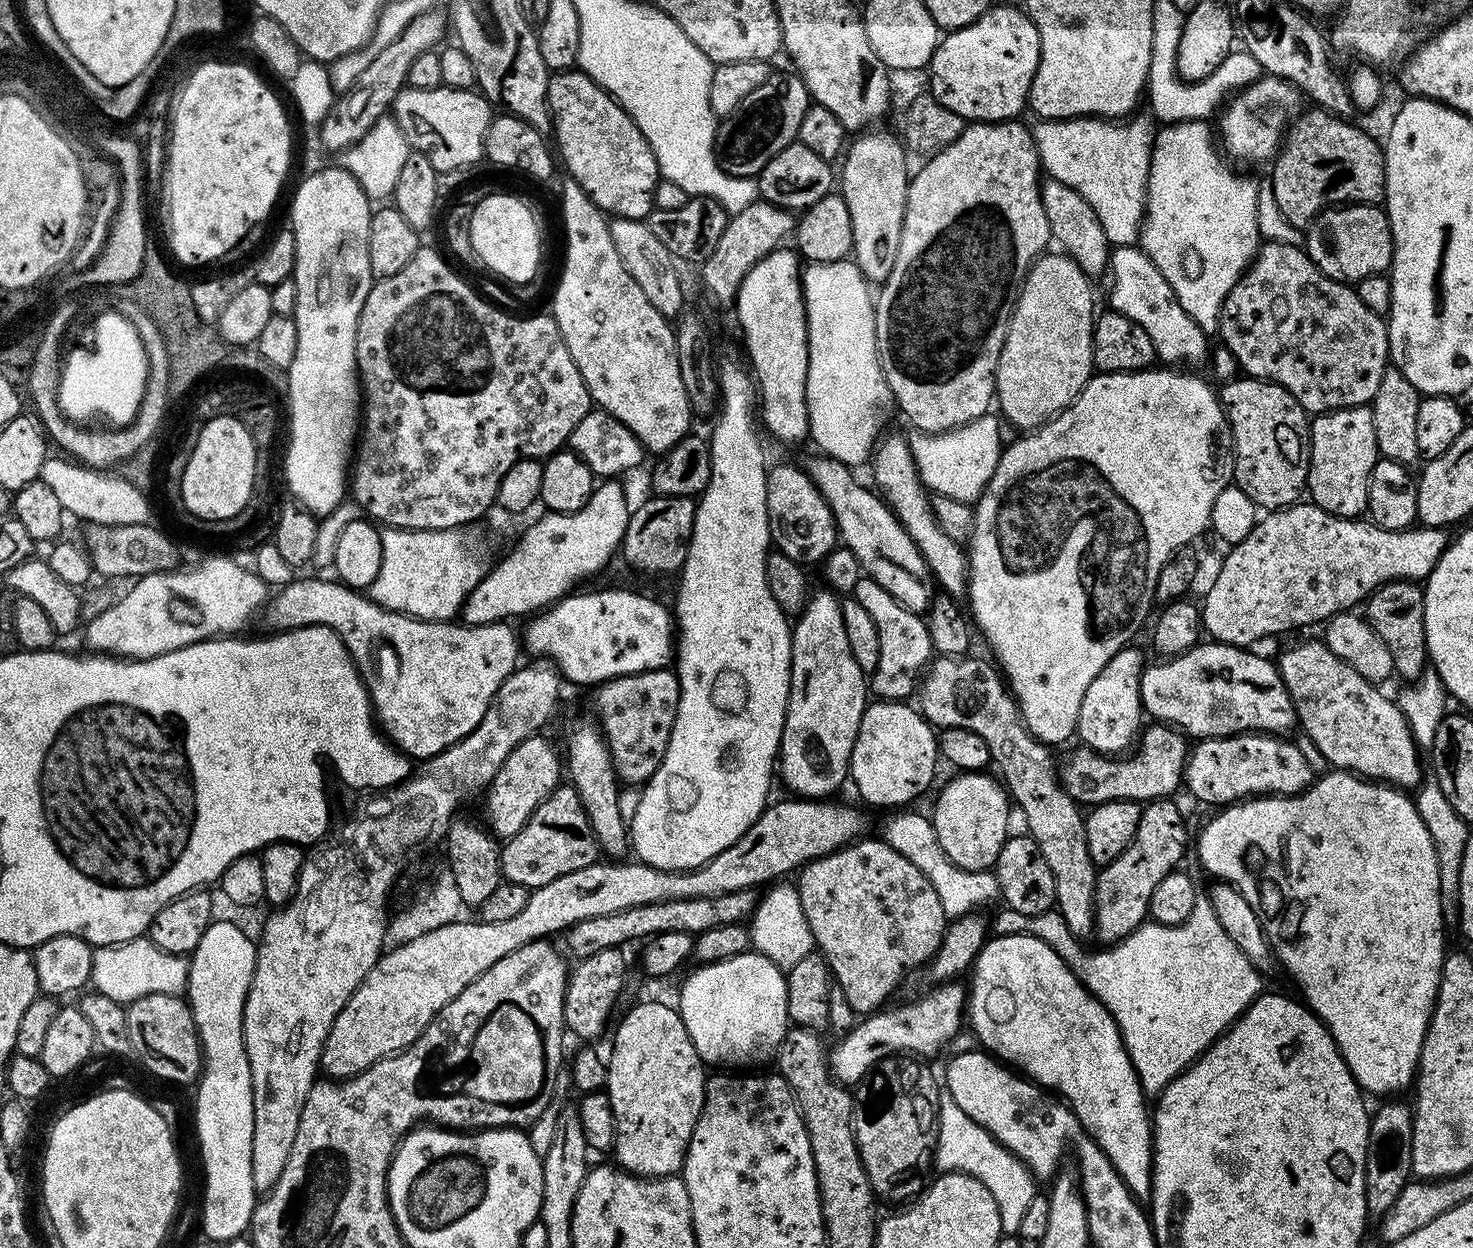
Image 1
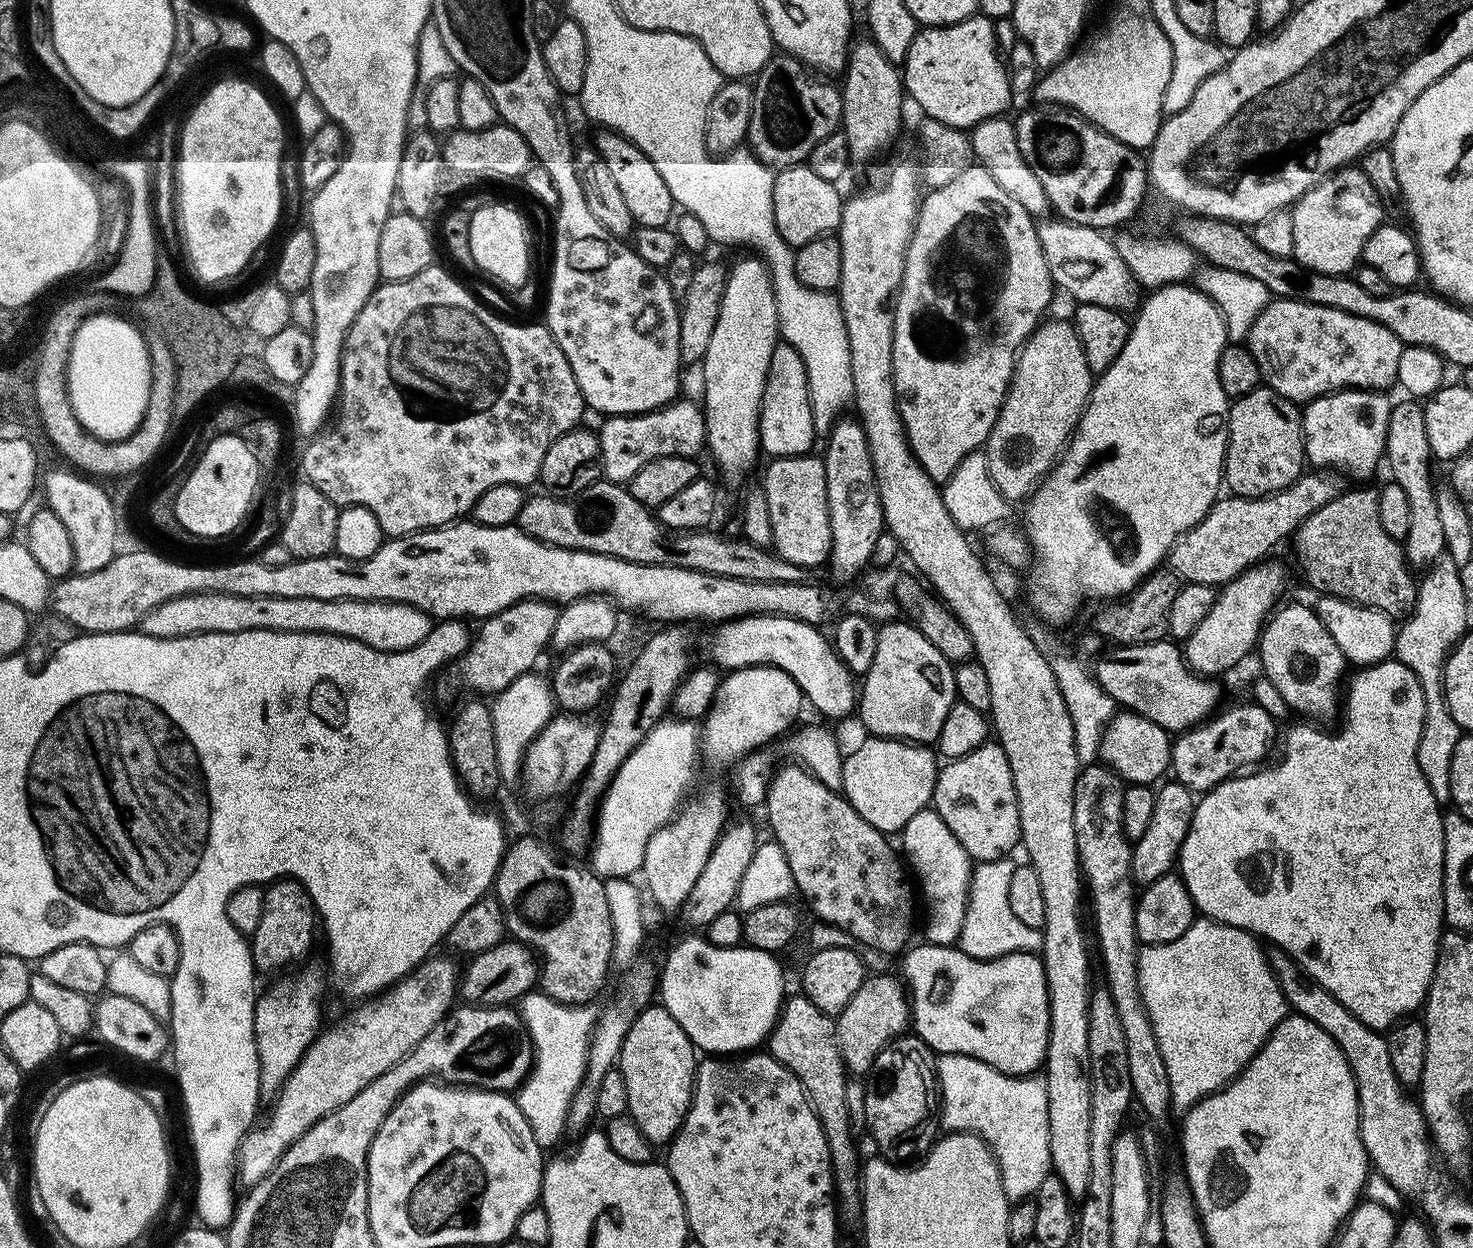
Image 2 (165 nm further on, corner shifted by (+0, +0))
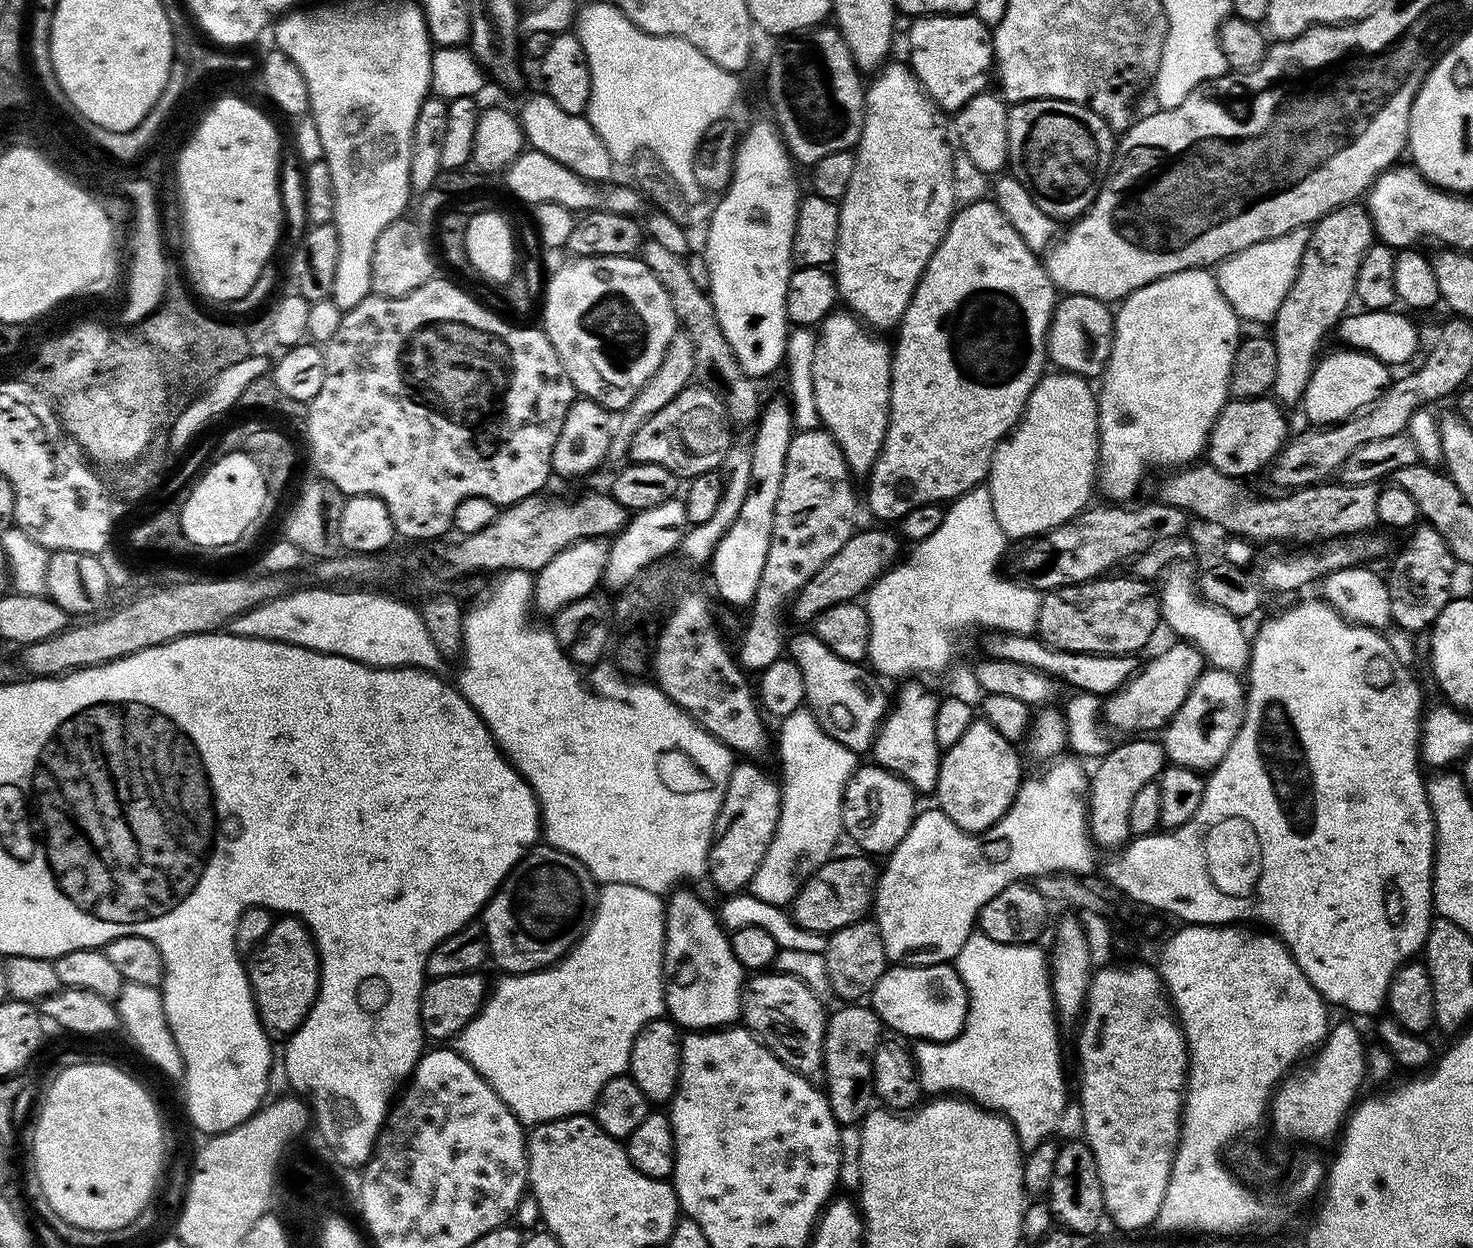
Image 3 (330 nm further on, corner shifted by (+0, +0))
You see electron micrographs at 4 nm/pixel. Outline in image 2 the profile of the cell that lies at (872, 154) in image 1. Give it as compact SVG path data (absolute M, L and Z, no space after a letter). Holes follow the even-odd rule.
M859 42L853 43L851 45L849 54L848 54L848 62L846 65L846 71L843 73L842 79L844 79L844 84L842 83L842 95L844 98L844 118L842 121L842 131L846 134L846 142L850 146L850 154L852 155L853 161L858 165L864 164L867 160L875 161L877 158L875 156L880 156L884 151L887 150L888 147L892 144L892 139L895 138L899 132L902 132L902 100L906 95L904 91L904 81L902 79L902 72L899 67L895 63L892 62L890 58L886 56L882 49L873 42L867 42L867 44L859 44Z

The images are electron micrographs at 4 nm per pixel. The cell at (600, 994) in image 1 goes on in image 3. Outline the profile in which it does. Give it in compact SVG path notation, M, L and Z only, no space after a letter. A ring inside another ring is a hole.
M536 846L529 851L528 855L523 856L519 862L512 867L512 872L504 883L500 885L496 890L495 896L488 901L484 906L482 913L482 923L484 926L484 936L488 939L488 955L491 963L497 964L501 969L499 970L504 974L519 974L521 972L539 972L541 968L550 968L556 961L567 956L571 952L572 947L576 945L581 938L583 938L584 932L588 928L588 924L592 920L592 913L596 908L597 893L598 893L598 882L595 878L588 873L586 866L582 866L582 862L578 862L578 858L574 858L570 854L566 854L562 850L553 848L551 846Z

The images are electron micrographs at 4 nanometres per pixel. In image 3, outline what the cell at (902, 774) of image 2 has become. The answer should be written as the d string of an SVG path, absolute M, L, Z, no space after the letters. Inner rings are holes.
M875 762L867 763L857 767L844 791L844 832L847 839L849 836L860 847L857 849L861 853L887 854L896 849L902 838L906 838L906 830L910 830L912 821L916 819L918 793L900 776L895 776Z

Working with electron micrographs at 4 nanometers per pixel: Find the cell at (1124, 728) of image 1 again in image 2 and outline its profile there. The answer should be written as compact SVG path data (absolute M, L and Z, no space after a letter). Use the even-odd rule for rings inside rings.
M1122 710L1115 713L1103 731L1099 759L1114 769L1125 783L1150 786L1157 783L1162 778L1160 776L1171 767L1171 741L1170 734L1164 728L1144 716Z

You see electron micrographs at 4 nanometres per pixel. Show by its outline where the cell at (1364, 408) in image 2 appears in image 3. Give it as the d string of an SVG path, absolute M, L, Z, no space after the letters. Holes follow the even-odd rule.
M1340 350L1332 352L1328 357L1317 359L1310 382L1304 391L1302 409L1308 415L1309 425L1331 426L1340 424L1363 412L1369 404L1374 403L1388 389L1390 383L1389 365L1368 352Z

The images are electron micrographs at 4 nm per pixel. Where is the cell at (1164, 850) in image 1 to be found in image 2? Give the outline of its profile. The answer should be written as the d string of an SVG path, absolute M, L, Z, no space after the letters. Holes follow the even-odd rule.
M1179 782L1171 783L1161 783L1155 789L1156 801L1150 826L1146 826L1146 834L1142 834L1142 838L1132 844L1132 879L1140 886L1152 884L1156 879L1173 871L1174 865L1180 859L1180 847L1196 813L1198 800L1192 789Z

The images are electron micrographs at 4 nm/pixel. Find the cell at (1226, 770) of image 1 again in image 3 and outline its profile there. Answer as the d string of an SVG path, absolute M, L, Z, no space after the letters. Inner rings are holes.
M1209 667L1194 682L1186 702L1178 706L1162 729L1164 755L1175 767L1193 768L1201 774L1216 768L1226 758L1230 742L1244 724L1246 684L1237 673ZM1164 735L1164 736L1163 736Z

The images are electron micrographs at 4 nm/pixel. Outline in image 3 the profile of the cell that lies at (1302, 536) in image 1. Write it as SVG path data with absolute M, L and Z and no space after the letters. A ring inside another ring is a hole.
M1172 642L1165 652L1160 652L1148 665L1141 667L1136 675L1102 704L1102 716L1105 723L1128 734L1152 734L1163 729L1172 719L1172 715L1186 702L1194 682L1206 670L1203 654L1193 644L1187 642Z

